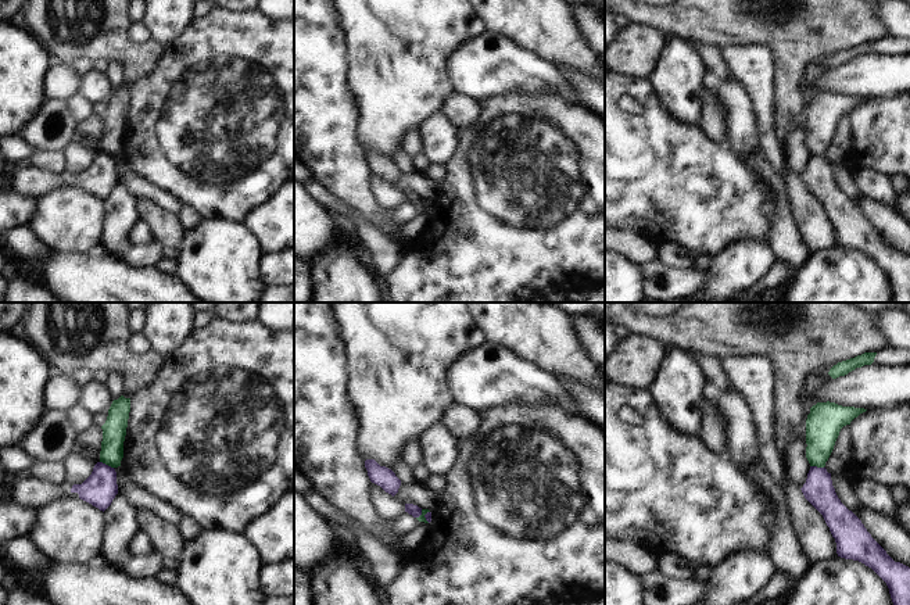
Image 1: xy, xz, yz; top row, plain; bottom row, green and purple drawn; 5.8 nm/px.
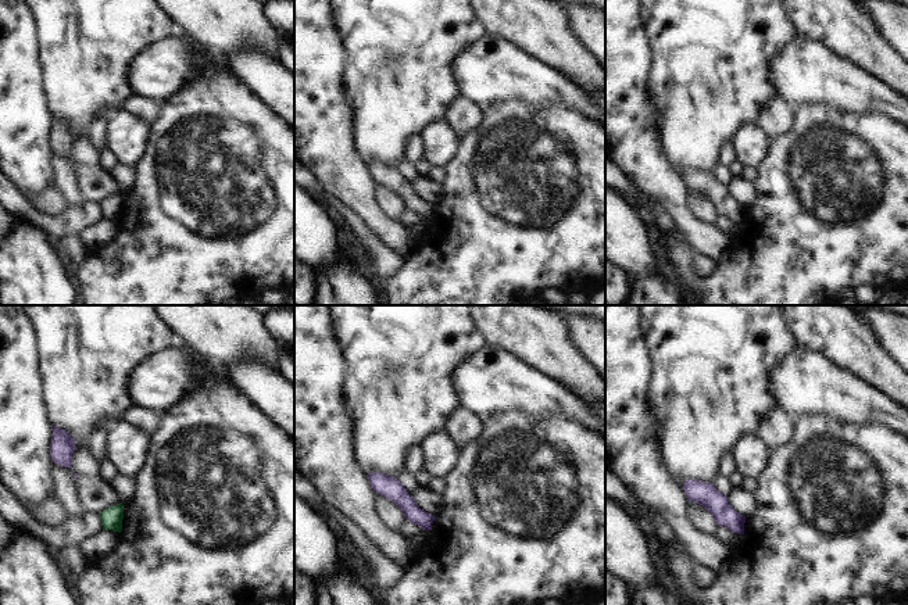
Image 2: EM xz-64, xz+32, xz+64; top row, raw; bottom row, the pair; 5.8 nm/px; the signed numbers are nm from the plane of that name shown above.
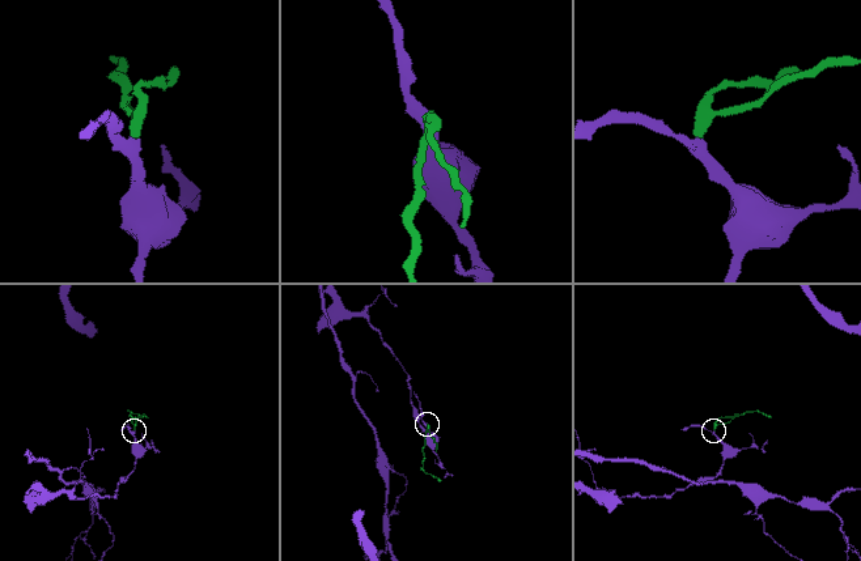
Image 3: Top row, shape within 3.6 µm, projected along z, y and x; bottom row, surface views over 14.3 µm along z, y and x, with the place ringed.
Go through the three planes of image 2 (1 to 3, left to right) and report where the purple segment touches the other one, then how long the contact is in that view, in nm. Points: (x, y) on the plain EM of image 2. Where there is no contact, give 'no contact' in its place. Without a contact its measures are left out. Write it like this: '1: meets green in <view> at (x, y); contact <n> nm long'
1: no contact
2: no contact
3: no contact

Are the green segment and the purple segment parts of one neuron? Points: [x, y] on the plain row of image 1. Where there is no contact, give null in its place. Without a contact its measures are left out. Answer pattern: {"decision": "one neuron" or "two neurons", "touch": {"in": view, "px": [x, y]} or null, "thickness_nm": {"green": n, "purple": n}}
{"decision": "two neurons", "touch": {"in": "xy", "px": [107, 153]}, "thickness_nm": {"green": 140, "purple": 190}}

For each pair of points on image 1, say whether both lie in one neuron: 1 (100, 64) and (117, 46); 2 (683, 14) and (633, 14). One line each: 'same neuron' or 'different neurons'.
1: different neurons
2: same neuron

